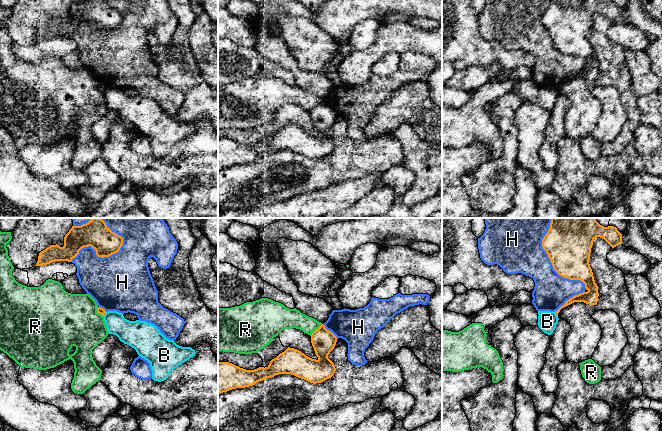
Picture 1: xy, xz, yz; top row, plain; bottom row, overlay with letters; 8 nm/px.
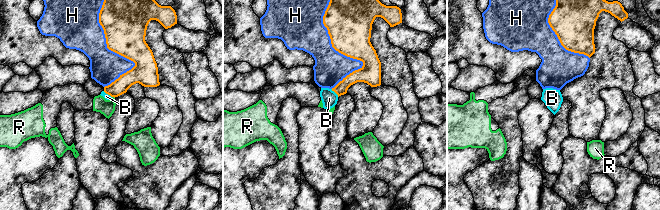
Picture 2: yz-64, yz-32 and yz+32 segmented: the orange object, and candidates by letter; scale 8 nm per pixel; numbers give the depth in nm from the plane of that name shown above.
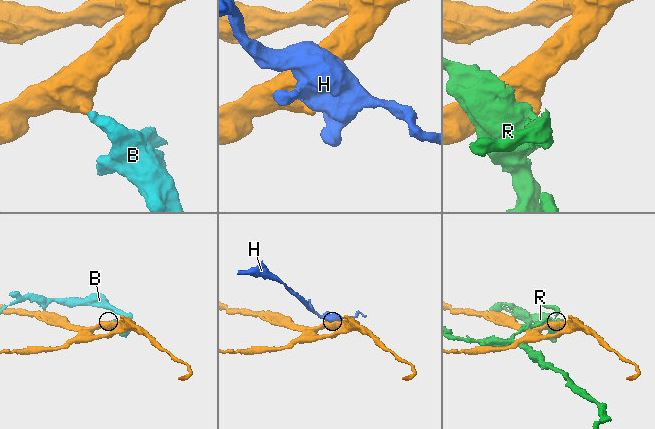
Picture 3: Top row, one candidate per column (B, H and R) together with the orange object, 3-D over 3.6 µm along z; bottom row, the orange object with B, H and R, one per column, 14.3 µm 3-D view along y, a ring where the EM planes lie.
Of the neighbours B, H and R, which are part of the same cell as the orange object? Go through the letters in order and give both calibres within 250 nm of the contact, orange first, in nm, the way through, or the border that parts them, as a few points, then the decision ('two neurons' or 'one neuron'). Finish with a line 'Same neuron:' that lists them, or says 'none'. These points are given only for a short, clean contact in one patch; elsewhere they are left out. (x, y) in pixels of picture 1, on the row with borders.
B: 80/160 nm | along yz (554, 312), (557, 316) | two neurons
H: 220/440 nm | two neurons
R: 190/160 nm | along xz (322, 324), (310, 335) | two neurons
Same neuron: none

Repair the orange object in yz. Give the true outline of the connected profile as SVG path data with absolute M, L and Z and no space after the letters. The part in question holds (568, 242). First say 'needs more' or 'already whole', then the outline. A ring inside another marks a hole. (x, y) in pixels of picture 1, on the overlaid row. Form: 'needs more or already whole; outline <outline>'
already whole; outline M551 218L550 228L542 239L542 247L560 276L582 281L587 290L567 300L555 311L557 316L562 308L574 302L597 304L598 286L589 264L596 237L604 239L612 248L622 244L622 234L616 227L604 227L595 218Z

